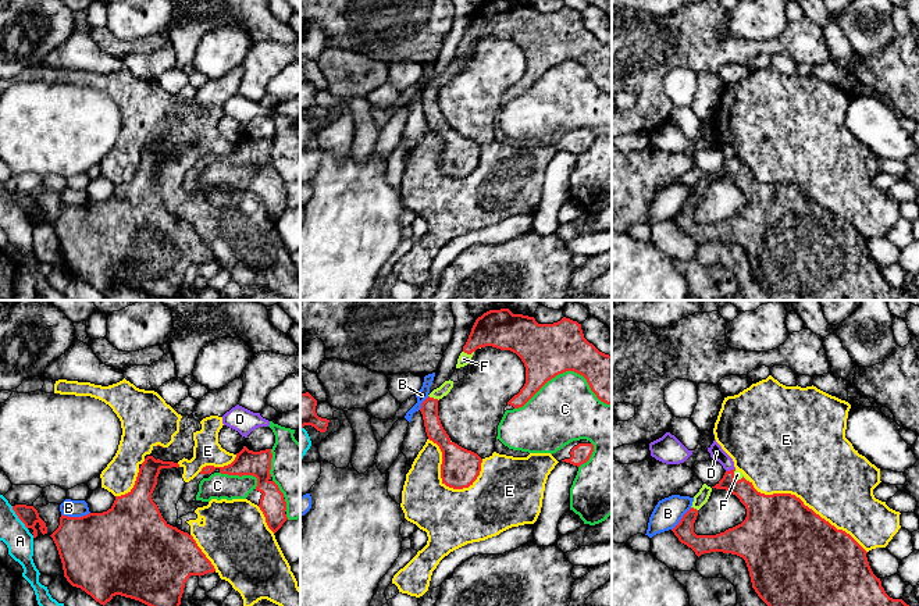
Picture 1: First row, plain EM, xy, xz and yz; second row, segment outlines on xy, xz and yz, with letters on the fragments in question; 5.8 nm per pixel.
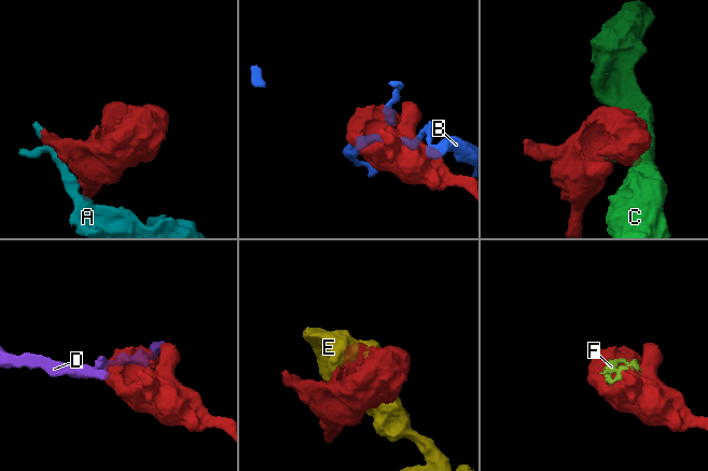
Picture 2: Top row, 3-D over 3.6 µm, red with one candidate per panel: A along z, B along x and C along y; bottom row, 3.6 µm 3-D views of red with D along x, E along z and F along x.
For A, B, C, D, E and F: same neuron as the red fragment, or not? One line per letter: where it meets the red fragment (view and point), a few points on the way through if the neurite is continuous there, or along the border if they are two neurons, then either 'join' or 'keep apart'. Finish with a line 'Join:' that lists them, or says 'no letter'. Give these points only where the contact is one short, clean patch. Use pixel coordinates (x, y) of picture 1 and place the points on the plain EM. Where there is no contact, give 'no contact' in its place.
A: meets red in xy at (18, 206); keep apart
B: meets red in xy at (75, 206); keep apart
C: meets red in xz at (565, 60); keep apart
D: meets red in yz at (730, 159); keep apart
E: meets red in yz at (807, 195); keep apart
F: meets red in xz at (469, 42); join
Join: F

